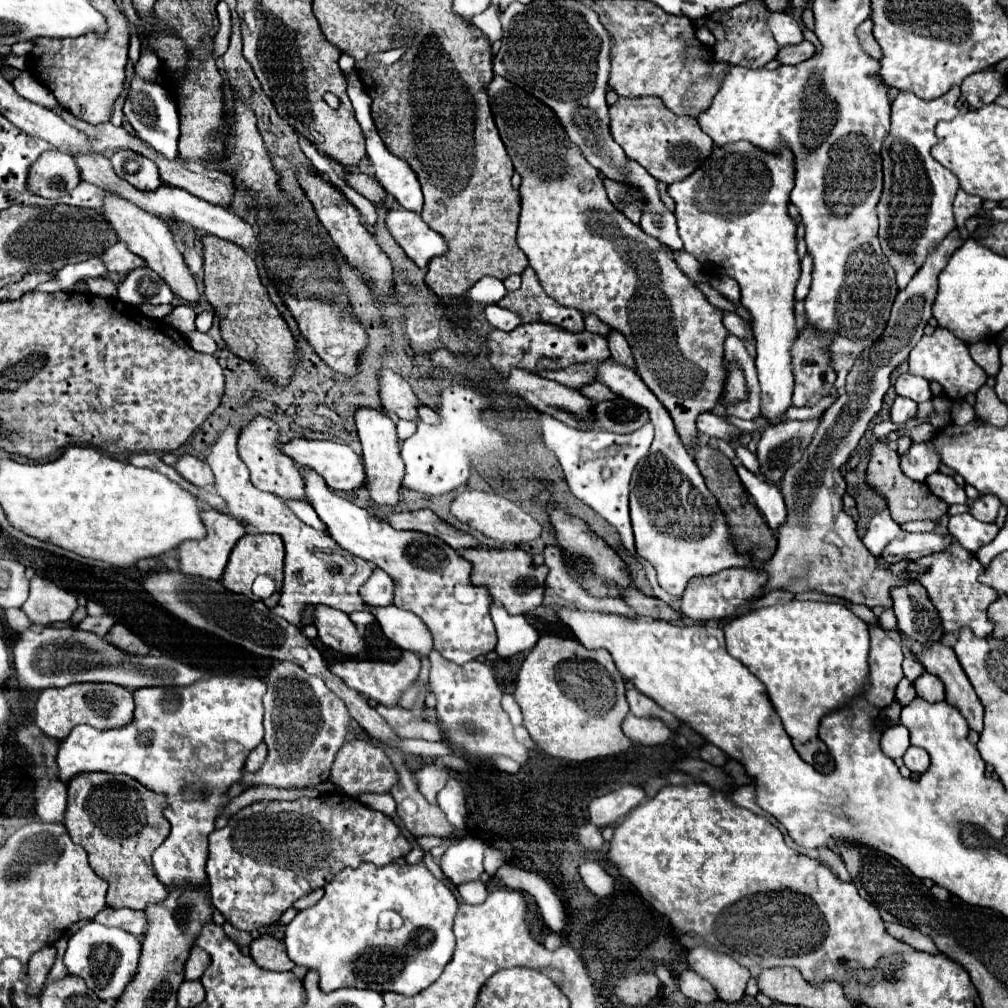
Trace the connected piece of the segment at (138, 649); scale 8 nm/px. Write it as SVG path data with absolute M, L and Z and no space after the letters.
M115 624L105 638L111 644L115 644L117 648L131 652L131 654L147 654L149 652L149 646L141 638L137 638L125 624Z

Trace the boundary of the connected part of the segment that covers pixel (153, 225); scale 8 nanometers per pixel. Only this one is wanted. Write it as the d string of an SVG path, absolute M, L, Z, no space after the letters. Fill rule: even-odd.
M109 196L105 200L105 218L111 222L111 226L115 228L119 240L123 240L129 250L137 256L141 256L149 268L153 268L163 280L167 280L167 284L171 286L171 290L181 296L187 302L197 302L199 300L199 292L195 286L195 278L191 276L179 248L175 246L173 234L169 230L169 224L165 220L159 220L157 216L151 216L149 212L141 210L139 206L119 198L119 196Z

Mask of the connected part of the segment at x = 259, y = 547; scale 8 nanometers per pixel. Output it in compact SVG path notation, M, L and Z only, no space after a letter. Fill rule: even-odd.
M245 534L233 548L227 568L223 572L223 586L231 592L239 592L245 594L249 598L253 598L251 592L251 584L257 576L271 576L277 584L277 592L273 592L269 598L265 598L265 604L269 608L273 608L279 600L279 590L281 590L281 582L283 582L283 558L285 558L285 548L283 548L283 540L279 534Z

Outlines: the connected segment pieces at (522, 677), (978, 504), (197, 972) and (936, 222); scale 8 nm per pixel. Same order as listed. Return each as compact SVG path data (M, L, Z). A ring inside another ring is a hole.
M541 636L519 670L515 700L523 712L523 726L529 730L531 738L541 750L555 758L585 762L631 748L631 740L621 732L621 722L629 712L629 704L625 700L625 680L617 672L607 650L587 650L577 640Z
M985 494L985 496L979 496L975 502L971 502L969 506L971 506L971 514L977 520L995 522L997 514L999 514L999 508L1001 508L1001 500L993 494Z
M195 946L185 962L185 980L199 980L205 968L211 964L207 952L201 952L199 946Z
M959 86L951 88L947 94L935 98L935 100L921 100L911 92L899 92L897 98L891 104L891 130L889 136L883 142L881 148L881 158L883 158L883 194L881 200L877 204L877 216L879 216L879 240L881 240L881 248L883 254L887 256L889 264L893 266L895 274L897 274L897 286L905 288L909 284L909 280L917 274L917 270L925 264L927 254L933 246L941 244L945 240L945 236L955 230L955 214L953 214L953 198L959 190L959 180L947 172L947 168L943 168L937 160L933 160L933 156L929 154L929 150L937 144L935 138L935 124L939 120L951 120L957 116L957 100L959 100Z

